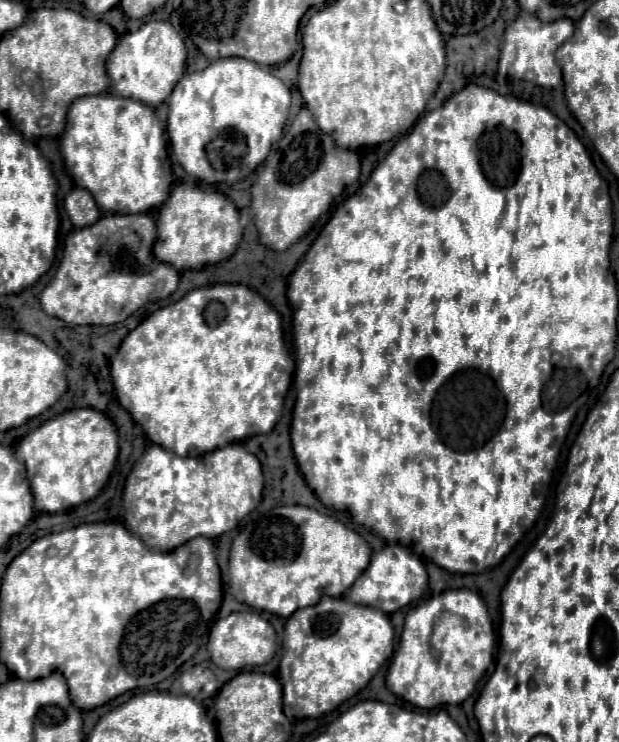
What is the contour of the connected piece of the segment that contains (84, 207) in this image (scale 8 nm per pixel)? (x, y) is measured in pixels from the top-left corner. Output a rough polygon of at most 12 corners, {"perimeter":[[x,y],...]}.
{"perimeter":[[73,188],[67,210],[75,228],[95,224],[101,214],[91,192]]}

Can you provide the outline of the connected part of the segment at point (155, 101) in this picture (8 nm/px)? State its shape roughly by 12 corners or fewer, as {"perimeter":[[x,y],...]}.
{"perimeter":[[169,22],[121,36],[107,58],[117,96],[159,106],[185,74]]}

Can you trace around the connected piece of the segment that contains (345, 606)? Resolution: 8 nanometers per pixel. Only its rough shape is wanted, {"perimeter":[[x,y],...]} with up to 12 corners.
{"perimeter":[[323,596],[286,620],[283,712],[319,718],[393,654],[385,612]]}

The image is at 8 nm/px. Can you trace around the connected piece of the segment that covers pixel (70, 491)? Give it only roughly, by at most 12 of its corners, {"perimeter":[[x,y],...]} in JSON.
{"perimeter":[[67,410],[21,439],[36,513],[97,496],[117,460],[115,424]]}

